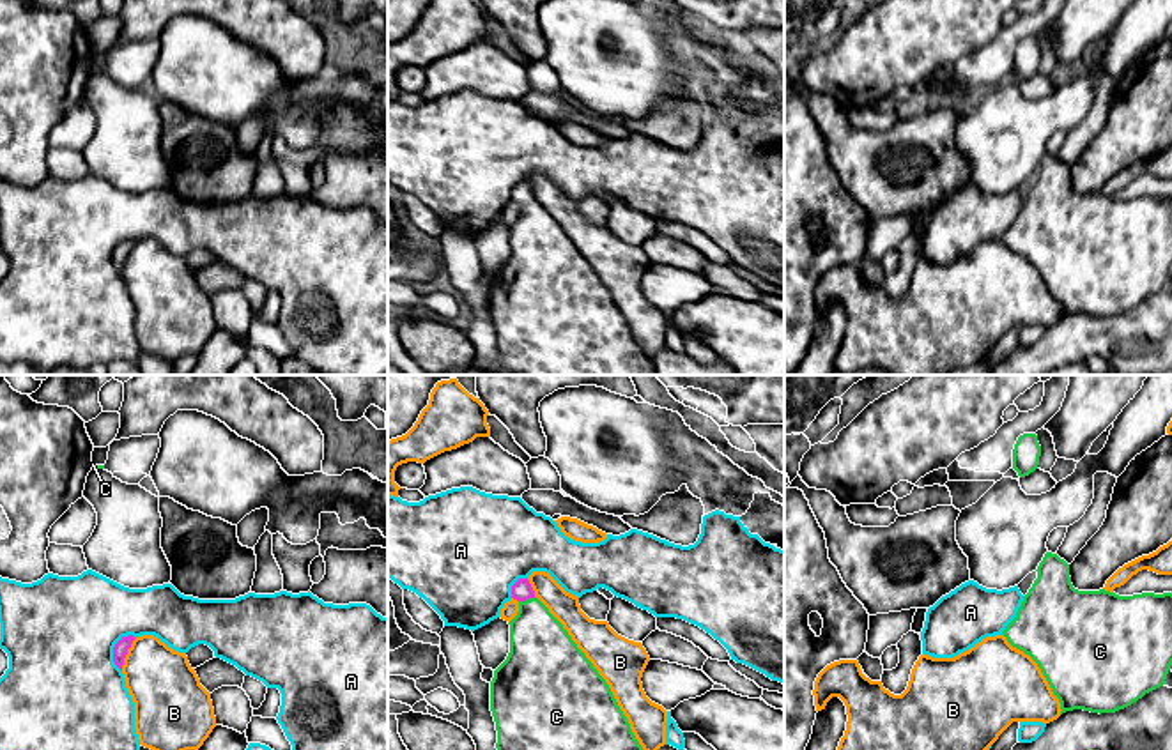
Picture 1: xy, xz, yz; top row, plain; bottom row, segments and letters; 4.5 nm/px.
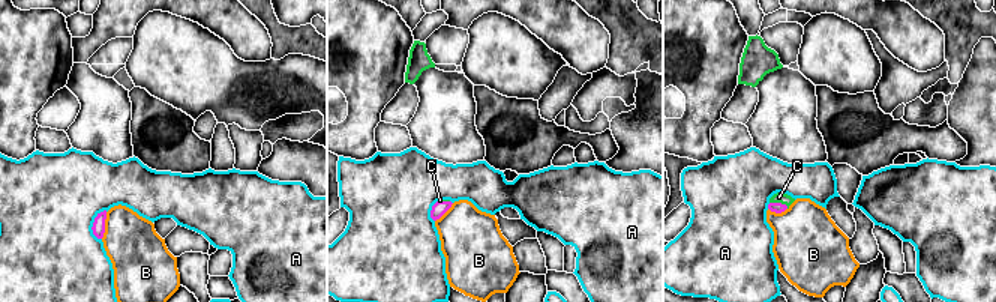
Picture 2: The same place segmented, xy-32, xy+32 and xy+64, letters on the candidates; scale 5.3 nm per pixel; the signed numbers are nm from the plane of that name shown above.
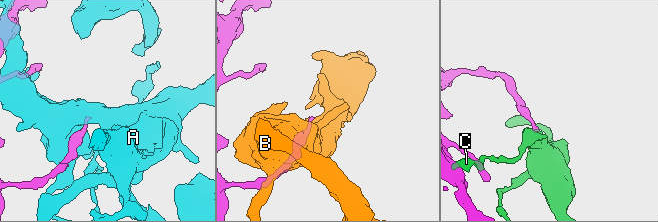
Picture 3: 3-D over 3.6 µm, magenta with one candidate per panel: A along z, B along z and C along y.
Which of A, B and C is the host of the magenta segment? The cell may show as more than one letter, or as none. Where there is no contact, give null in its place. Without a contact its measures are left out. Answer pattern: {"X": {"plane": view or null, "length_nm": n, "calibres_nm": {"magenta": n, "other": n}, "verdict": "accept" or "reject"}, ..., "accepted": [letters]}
{"A": {"plane": "xy", "length_nm": 180, "calibres_nm": {"magenta": 70, "other": 500}, "verdict": "reject"}, "B": {"plane": "xy", "length_nm": 170, "calibres_nm": {"magenta": 70, "other": 300}, "verdict": "reject"}, "C": {"plane": "xz", "length_nm": 80, "calibres_nm": {"magenta": 90, "other": 280}, "verdict": "accept"}, "accepted": ["C"]}

